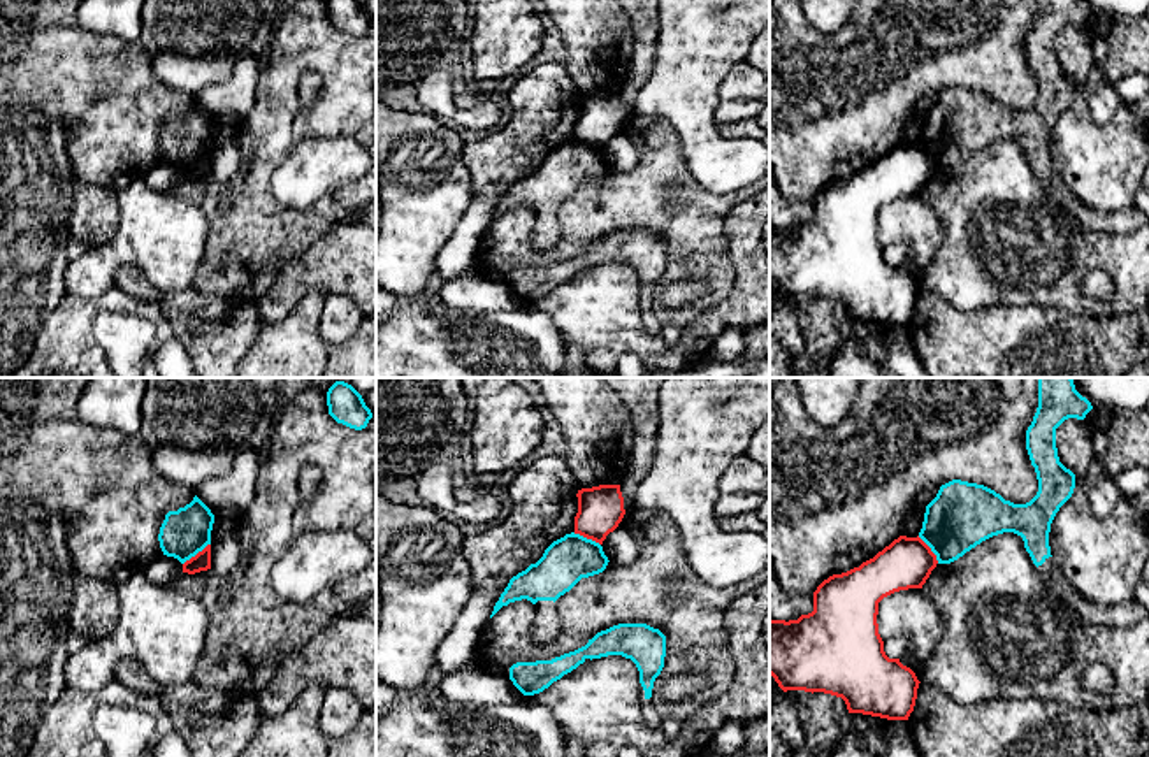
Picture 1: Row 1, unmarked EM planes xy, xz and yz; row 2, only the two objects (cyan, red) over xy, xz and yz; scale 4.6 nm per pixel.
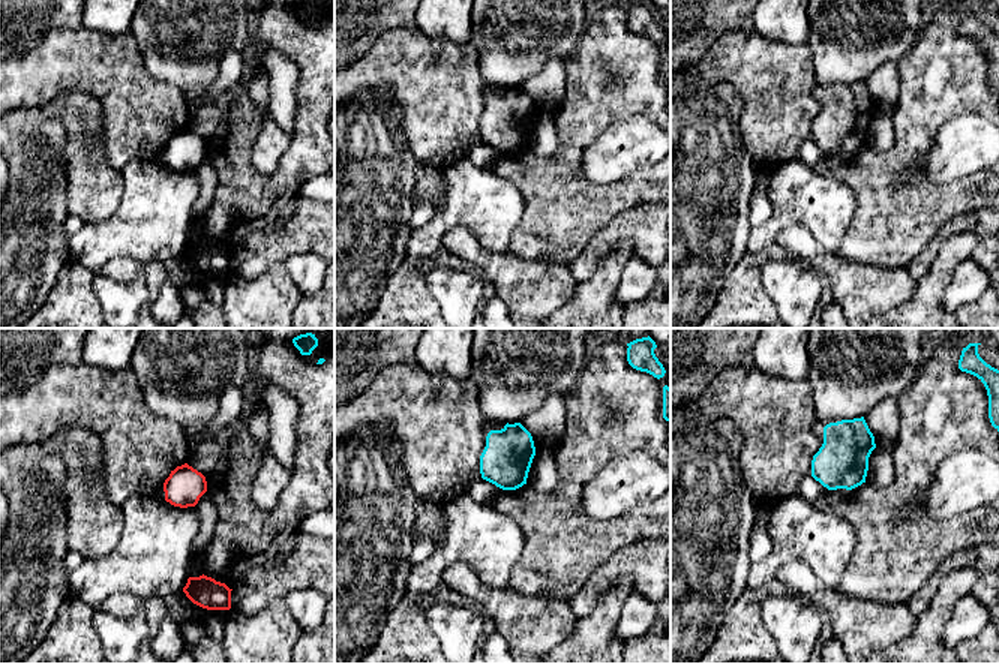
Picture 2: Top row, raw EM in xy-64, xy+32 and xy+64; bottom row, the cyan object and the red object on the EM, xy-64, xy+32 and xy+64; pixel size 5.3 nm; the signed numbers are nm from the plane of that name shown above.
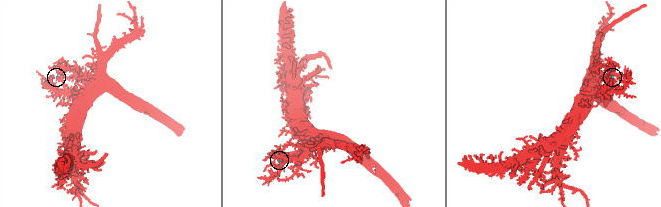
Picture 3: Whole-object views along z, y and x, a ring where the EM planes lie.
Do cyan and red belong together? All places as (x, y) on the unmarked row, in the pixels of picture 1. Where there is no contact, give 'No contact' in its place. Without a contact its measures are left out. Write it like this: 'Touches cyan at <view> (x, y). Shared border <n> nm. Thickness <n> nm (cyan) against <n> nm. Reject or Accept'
Touches cyan at xy (195, 160). Shared border 160 nm. Thickness 220 nm (cyan) against 80 nm. Reject

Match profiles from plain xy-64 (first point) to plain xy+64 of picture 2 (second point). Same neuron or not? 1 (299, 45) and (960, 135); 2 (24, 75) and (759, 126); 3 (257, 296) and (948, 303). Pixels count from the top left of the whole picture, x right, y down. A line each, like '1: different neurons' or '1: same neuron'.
1: different neurons
2: same neuron
3: different neurons

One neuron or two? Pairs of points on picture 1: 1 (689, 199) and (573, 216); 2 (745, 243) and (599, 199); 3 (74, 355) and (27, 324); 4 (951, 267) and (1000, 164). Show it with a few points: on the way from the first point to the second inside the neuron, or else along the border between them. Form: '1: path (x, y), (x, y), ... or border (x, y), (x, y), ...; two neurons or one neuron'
1: path (661, 199), (624, 199), (601, 209); one neuron
2: border (745, 201), (740, 201), (726, 218), (729, 264); two neurons
3: border (64, 297), (44, 322), (34, 350), (25, 359); two neurons
4: path (961, 241), (961, 227), (967, 216), (990, 190); one neuron

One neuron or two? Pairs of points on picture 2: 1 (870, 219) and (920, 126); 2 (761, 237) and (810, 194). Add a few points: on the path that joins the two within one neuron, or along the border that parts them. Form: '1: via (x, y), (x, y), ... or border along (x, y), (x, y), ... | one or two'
1: via (887, 197), (887, 185), (906, 159), (909, 149) | one
2: via (773, 225), (798, 200) | one

